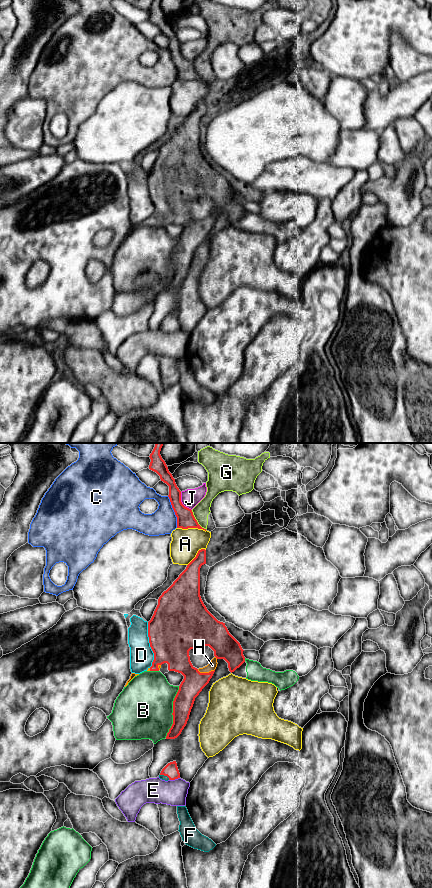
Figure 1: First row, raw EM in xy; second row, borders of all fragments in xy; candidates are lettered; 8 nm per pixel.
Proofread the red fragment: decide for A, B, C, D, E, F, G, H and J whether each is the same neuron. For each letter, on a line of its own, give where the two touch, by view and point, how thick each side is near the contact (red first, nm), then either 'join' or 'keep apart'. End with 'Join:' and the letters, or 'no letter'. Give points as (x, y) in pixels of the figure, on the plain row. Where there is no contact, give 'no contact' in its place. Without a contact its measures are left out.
A: xy (192, 79) | 140/240 nm | keep apart
B: xy (173, 264) | 170/460 nm | keep apart
C: xy (174, 63) | 140/220 nm | keep apart
D: xy (150, 197) | 420/190 nm | keep apart
E: xy (174, 331) | 110/200 nm | keep apart
F: xy (165, 327) | 110/40 nm | join
G: xy (196, 72) | 140/130 nm | keep apart
H: xy (205, 225) | 190/70 nm | join
J: xy (181, 54) | 140/150 nm | keep apart
Join: F, H

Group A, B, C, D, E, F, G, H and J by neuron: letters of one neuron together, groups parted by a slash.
A / B / C / D / E / F H / G / J

